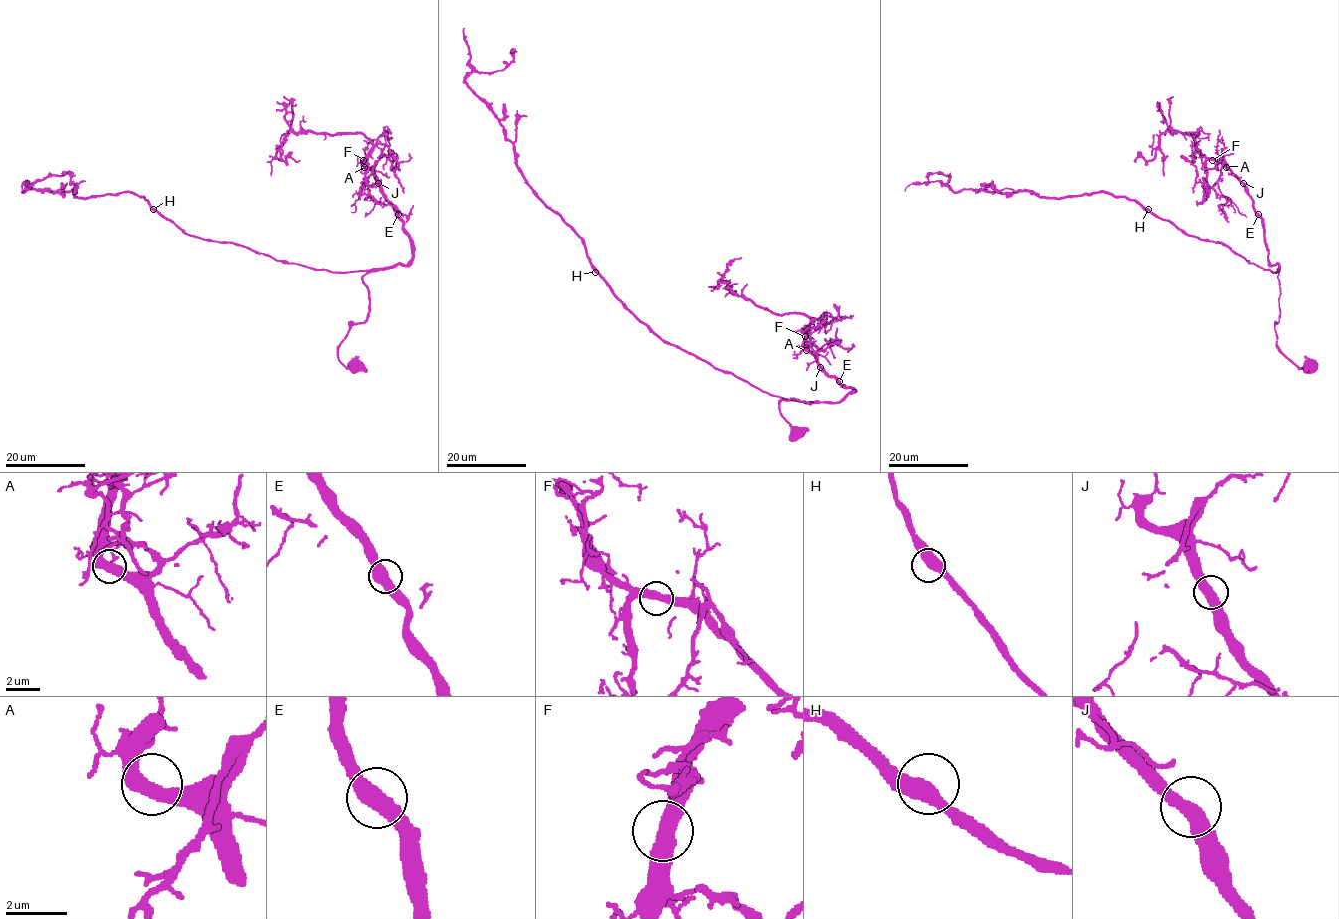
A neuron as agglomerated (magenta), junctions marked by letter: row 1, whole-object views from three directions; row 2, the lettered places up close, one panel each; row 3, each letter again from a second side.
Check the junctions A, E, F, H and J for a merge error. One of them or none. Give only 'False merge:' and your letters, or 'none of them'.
False merge: none of them

